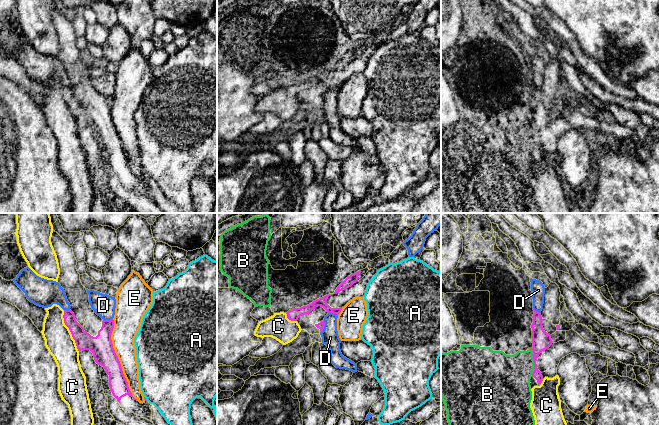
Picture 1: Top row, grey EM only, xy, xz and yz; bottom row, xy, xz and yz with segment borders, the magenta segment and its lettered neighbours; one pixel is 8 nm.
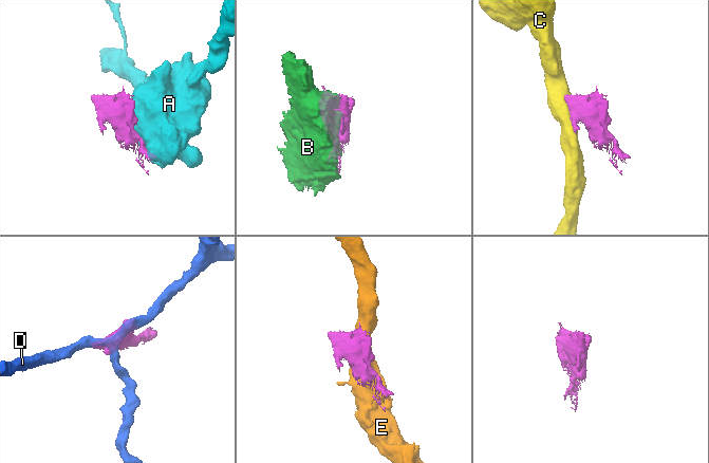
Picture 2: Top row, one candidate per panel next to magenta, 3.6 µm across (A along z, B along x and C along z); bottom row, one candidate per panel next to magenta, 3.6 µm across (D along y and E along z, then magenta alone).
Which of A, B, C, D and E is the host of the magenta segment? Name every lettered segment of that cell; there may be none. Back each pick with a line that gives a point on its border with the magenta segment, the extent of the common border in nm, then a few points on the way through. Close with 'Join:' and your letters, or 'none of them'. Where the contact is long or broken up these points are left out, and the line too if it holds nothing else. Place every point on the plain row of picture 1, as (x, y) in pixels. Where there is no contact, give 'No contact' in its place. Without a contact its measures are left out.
Join: none of them

